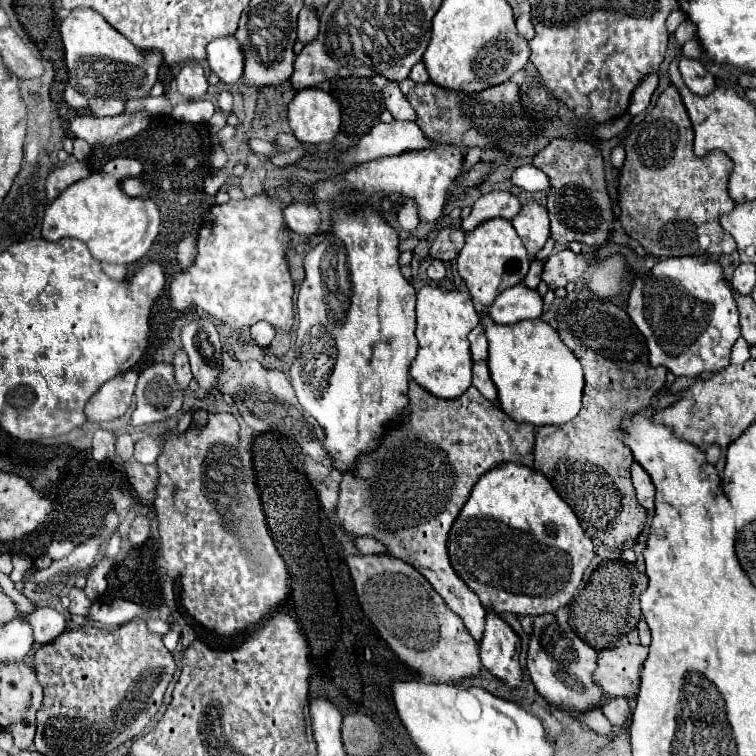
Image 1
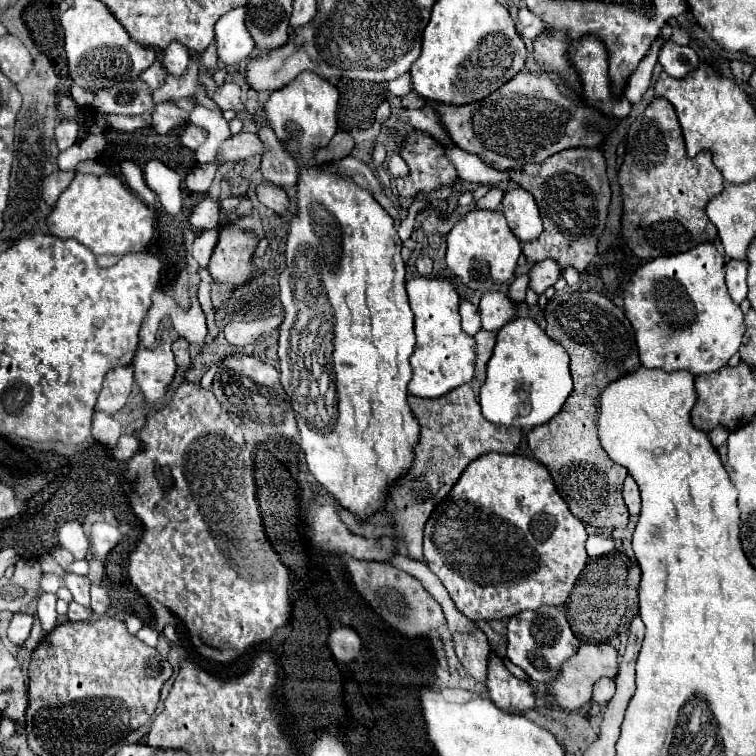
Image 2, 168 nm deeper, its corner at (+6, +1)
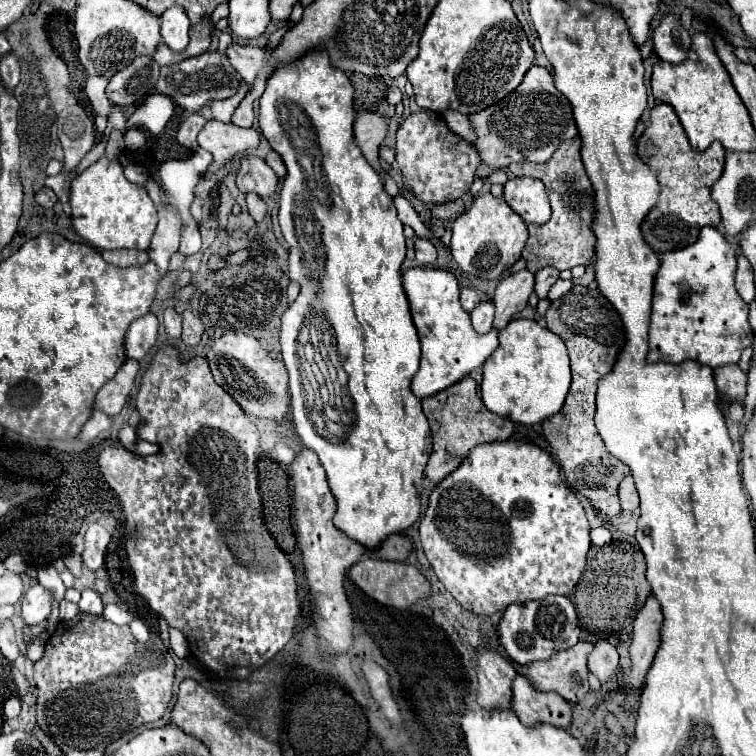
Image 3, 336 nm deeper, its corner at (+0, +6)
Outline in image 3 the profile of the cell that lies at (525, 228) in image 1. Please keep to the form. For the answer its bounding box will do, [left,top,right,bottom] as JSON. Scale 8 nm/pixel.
[505,176,551,224]

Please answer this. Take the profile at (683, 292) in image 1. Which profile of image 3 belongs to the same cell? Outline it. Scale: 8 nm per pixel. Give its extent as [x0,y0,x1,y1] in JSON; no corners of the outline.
[649,226,755,368]

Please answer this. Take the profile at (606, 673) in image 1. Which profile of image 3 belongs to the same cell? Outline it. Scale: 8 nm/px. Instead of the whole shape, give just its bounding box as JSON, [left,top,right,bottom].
[515,642,593,704]

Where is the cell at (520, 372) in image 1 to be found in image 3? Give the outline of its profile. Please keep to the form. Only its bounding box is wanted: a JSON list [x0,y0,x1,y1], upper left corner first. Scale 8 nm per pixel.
[481,318,571,426]

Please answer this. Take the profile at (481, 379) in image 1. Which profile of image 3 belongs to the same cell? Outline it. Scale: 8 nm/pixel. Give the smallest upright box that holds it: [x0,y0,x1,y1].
[493,270,535,330]

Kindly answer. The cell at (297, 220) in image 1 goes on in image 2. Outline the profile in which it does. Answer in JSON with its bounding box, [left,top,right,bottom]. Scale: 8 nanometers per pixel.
[257,185,291,215]

